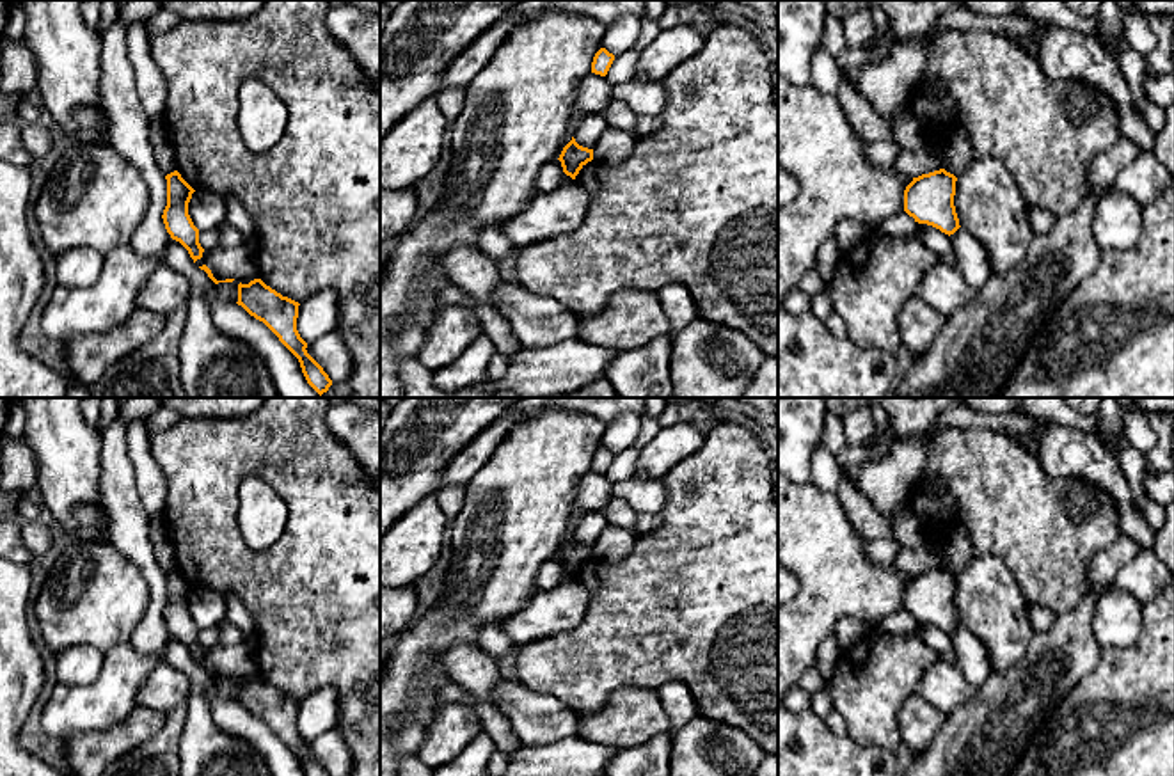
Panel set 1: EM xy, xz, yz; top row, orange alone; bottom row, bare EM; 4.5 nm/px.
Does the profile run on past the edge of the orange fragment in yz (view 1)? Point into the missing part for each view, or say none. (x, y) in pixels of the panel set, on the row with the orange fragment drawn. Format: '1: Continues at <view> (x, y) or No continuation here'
1: No continuation here

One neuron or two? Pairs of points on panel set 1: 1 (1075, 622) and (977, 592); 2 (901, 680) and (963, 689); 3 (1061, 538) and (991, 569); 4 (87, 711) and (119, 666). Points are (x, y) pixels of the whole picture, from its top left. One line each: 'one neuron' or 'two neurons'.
1: two neurons
2: two neurons
3: two neurons
4: one neuron

